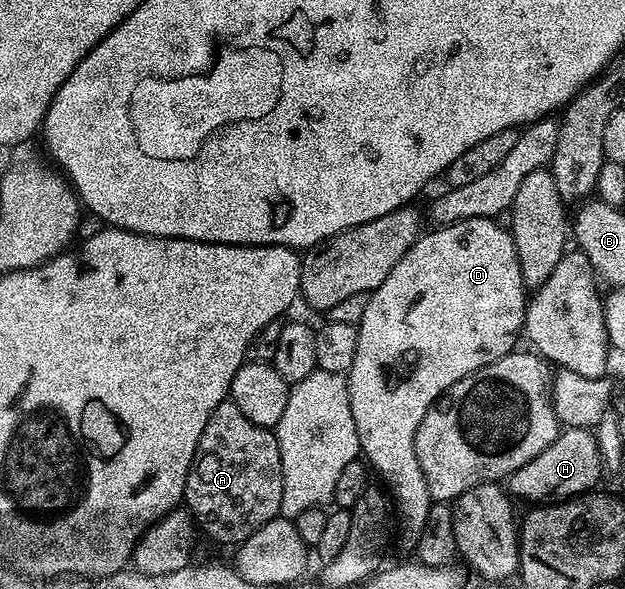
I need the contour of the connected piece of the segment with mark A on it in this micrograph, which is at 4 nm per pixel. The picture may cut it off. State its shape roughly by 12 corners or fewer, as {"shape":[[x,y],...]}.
{"shape":[[235,404],[200,434],[184,504],[222,544],[281,513],[277,435]]}

